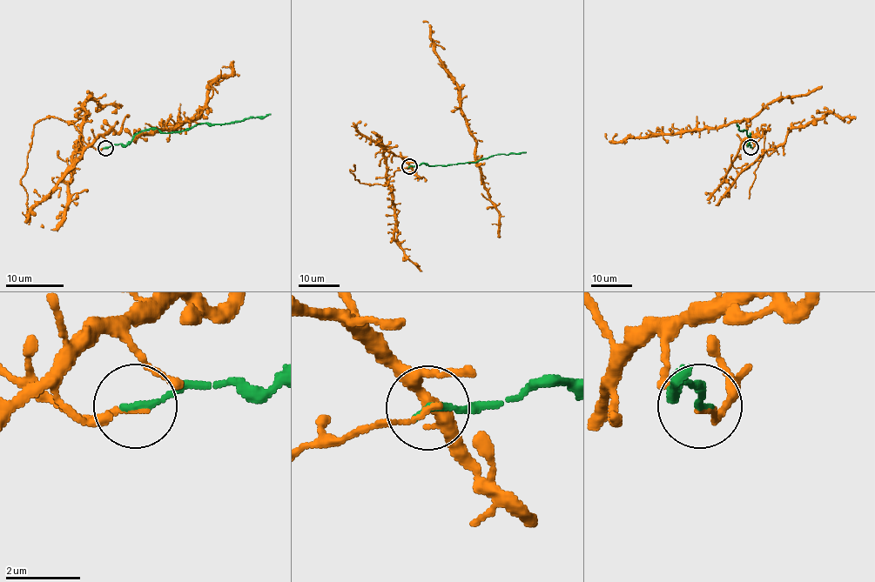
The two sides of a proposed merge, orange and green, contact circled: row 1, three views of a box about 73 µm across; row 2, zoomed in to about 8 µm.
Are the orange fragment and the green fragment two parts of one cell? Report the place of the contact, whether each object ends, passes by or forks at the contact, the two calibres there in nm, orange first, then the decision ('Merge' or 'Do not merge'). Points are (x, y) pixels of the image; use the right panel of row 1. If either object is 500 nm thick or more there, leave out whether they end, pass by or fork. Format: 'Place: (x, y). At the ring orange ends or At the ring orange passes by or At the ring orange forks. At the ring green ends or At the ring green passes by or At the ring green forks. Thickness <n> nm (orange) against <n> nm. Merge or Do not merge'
Place: (750, 147). At the ring orange passes by. At the ring green ends. Thickness 90 nm (orange) against 220 nm. Merge

